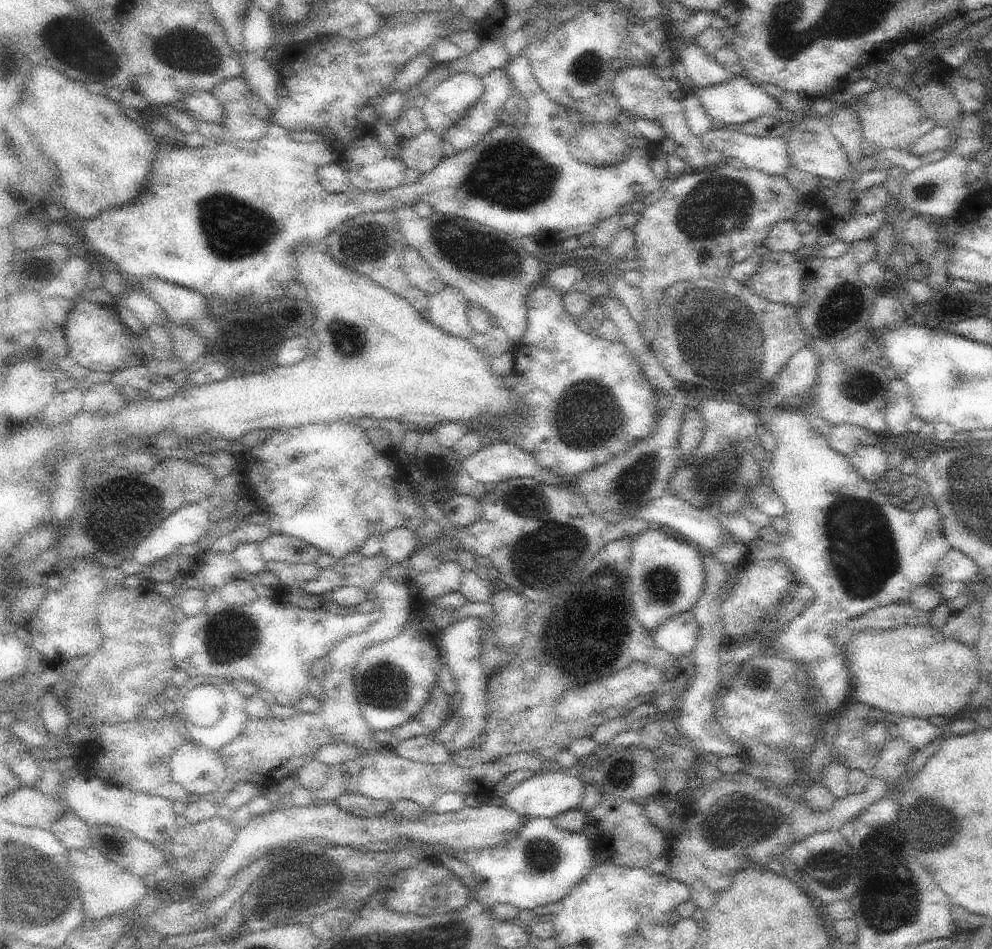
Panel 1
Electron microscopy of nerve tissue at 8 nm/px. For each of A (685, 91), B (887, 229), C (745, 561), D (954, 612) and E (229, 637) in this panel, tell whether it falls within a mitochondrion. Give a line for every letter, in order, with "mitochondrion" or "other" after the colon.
A: other
B: other
C: other
D: other
E: mitochondrion

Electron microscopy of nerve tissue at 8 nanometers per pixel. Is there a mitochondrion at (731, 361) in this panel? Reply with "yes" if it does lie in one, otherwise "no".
yes

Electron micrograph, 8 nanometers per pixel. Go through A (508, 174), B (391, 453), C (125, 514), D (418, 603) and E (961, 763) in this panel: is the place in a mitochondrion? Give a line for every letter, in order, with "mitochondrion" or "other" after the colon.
A: mitochondrion
B: other
C: mitochondrion
D: other
E: other

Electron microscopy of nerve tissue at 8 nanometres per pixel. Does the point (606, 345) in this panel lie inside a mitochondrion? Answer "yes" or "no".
no

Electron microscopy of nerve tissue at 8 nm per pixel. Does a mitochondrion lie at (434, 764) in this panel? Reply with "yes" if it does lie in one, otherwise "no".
no

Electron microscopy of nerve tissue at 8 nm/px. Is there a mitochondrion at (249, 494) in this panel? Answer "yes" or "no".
no

